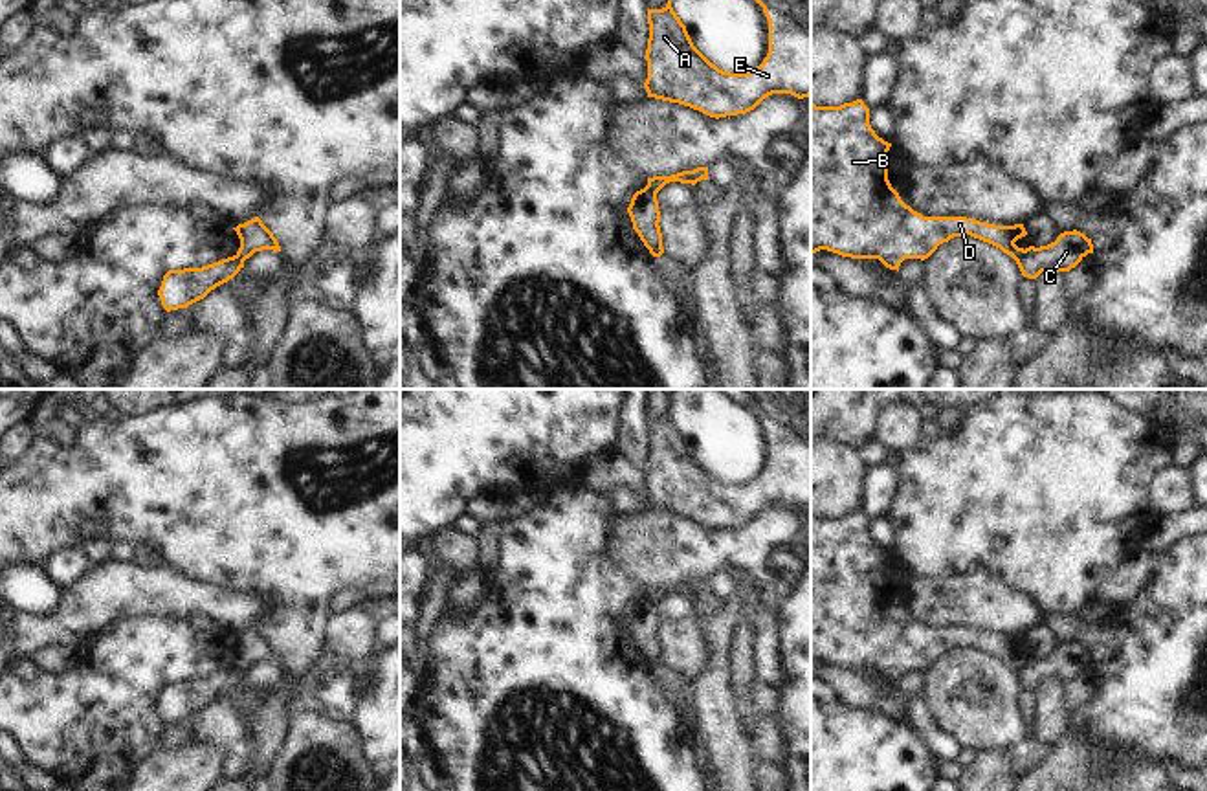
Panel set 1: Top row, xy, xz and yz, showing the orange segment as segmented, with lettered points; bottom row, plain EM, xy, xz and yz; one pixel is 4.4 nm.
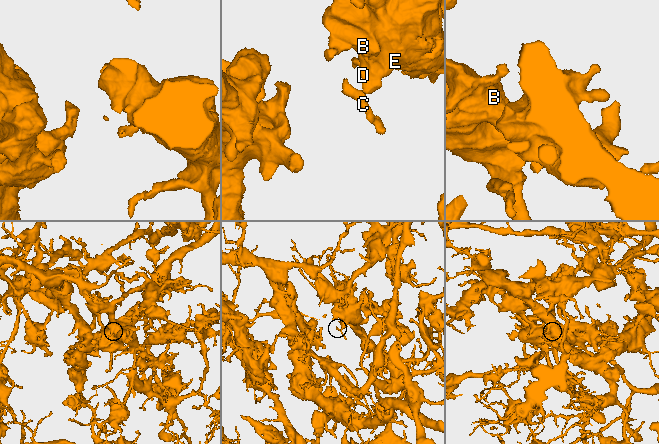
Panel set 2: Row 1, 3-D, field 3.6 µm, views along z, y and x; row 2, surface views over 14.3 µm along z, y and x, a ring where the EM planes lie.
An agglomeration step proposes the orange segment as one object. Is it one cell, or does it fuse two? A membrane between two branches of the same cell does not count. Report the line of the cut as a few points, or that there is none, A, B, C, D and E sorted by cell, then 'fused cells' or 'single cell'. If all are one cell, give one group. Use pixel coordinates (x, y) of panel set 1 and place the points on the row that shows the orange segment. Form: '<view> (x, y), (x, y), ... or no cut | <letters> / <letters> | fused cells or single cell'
yz (1026, 250), (1017, 261) | A B D E / C | fused cells

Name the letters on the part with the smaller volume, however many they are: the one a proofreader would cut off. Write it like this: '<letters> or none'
C

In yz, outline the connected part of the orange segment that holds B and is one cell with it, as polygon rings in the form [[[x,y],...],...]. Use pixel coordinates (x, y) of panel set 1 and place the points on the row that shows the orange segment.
[[[862,99],[840,106],[811,103],[811,253],[827,250],[851,259],[879,259],[897,270],[904,259],[928,259],[939,244],[970,235],[1000,248],[1014,261],[1025,251],[1014,242],[1027,235],[1024,224],[994,226],[967,217],[923,217],[906,206],[888,180],[891,143],[875,134]]]

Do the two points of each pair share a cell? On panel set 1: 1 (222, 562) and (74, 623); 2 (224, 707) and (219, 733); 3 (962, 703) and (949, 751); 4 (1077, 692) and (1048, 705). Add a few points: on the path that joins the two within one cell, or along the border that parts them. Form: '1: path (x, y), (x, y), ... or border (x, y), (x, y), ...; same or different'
1: border (166, 562), (195, 579), (230, 590); different
2: path (222, 713), (219, 727); same
3: border (925, 701), (930, 718), (963, 747); different
4: border (1064, 683), (1064, 700), (1072, 713); different

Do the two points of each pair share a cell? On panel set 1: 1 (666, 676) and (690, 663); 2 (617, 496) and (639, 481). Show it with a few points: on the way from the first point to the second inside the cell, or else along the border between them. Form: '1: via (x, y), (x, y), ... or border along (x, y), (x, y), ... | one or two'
1: border along (664, 663), (690, 681) | two
2: border along (608, 492), (628, 487), (642, 496) | two

